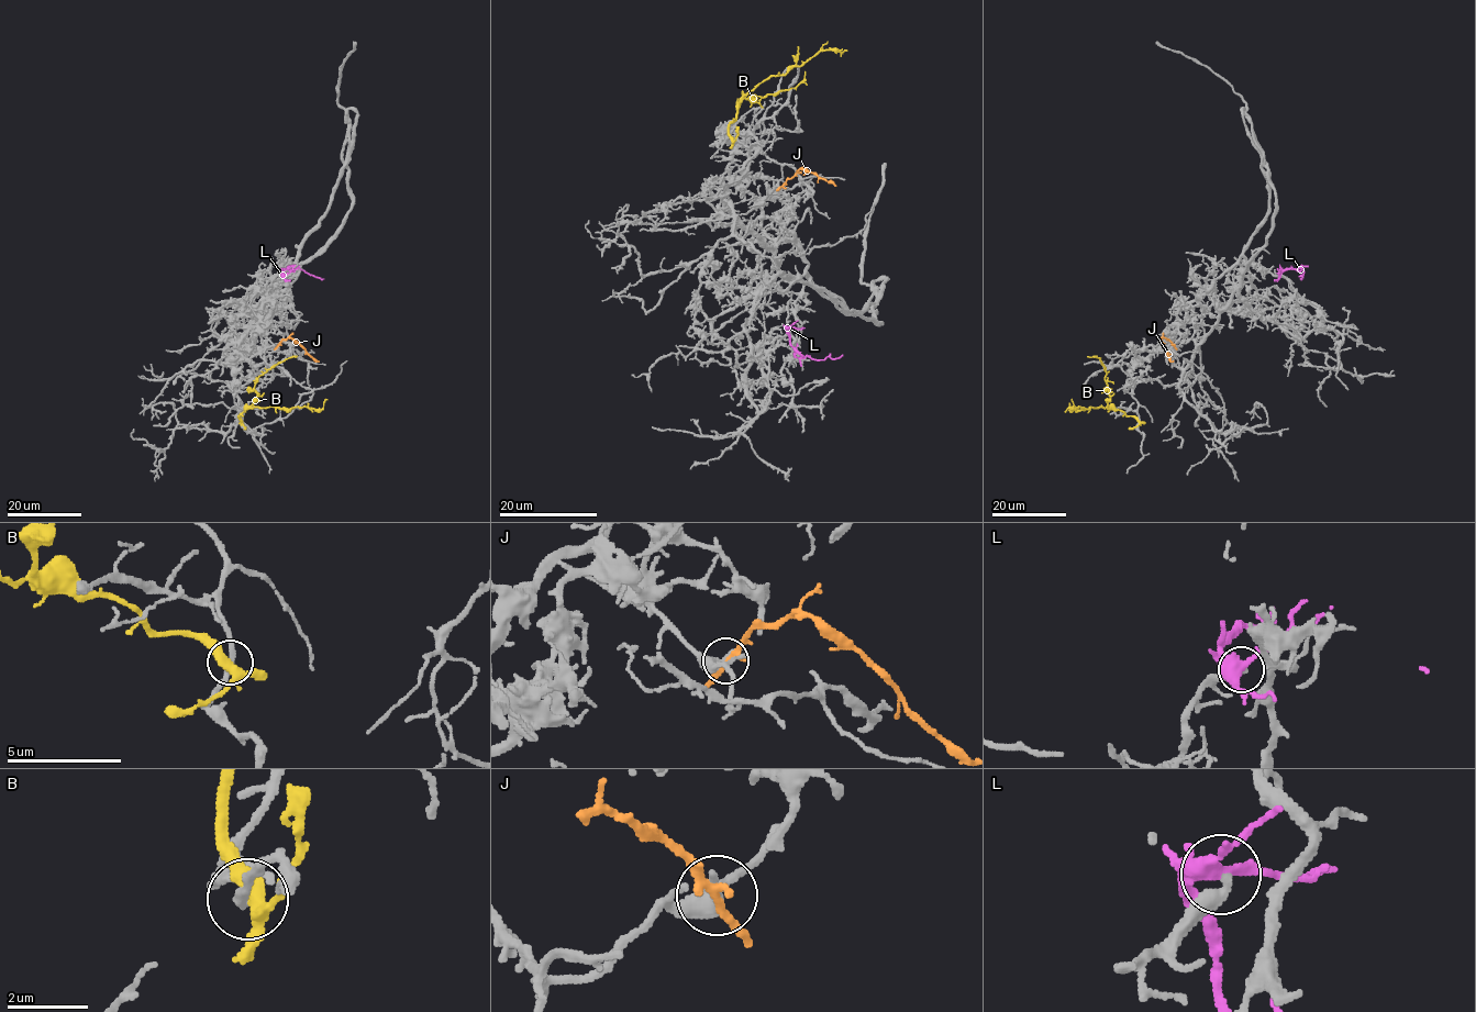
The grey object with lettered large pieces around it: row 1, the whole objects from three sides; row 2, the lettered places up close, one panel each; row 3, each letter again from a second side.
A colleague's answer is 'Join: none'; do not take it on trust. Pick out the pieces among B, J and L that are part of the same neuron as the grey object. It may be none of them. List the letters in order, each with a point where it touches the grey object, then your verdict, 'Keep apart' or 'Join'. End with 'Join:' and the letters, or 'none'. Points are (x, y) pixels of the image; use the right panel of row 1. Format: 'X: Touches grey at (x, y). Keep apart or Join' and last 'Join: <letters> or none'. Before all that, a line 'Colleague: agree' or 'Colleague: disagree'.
Colleague: disagree
B: Touches grey at (1139, 421). Keep apart
J: Touches grey at (1174, 345). Keep apart
L: Touches grey at (1279, 276). Join
Join: L

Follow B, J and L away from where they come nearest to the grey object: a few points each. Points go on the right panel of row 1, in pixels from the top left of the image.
B: (1139, 420), (1106, 408), (1071, 409), (1074, 404), (1071, 399)
J: (1173, 345), (1163, 337), (1161, 340), (1173, 360)
L: (1280, 276), (1286, 270), (1301, 268), (1299, 278)

